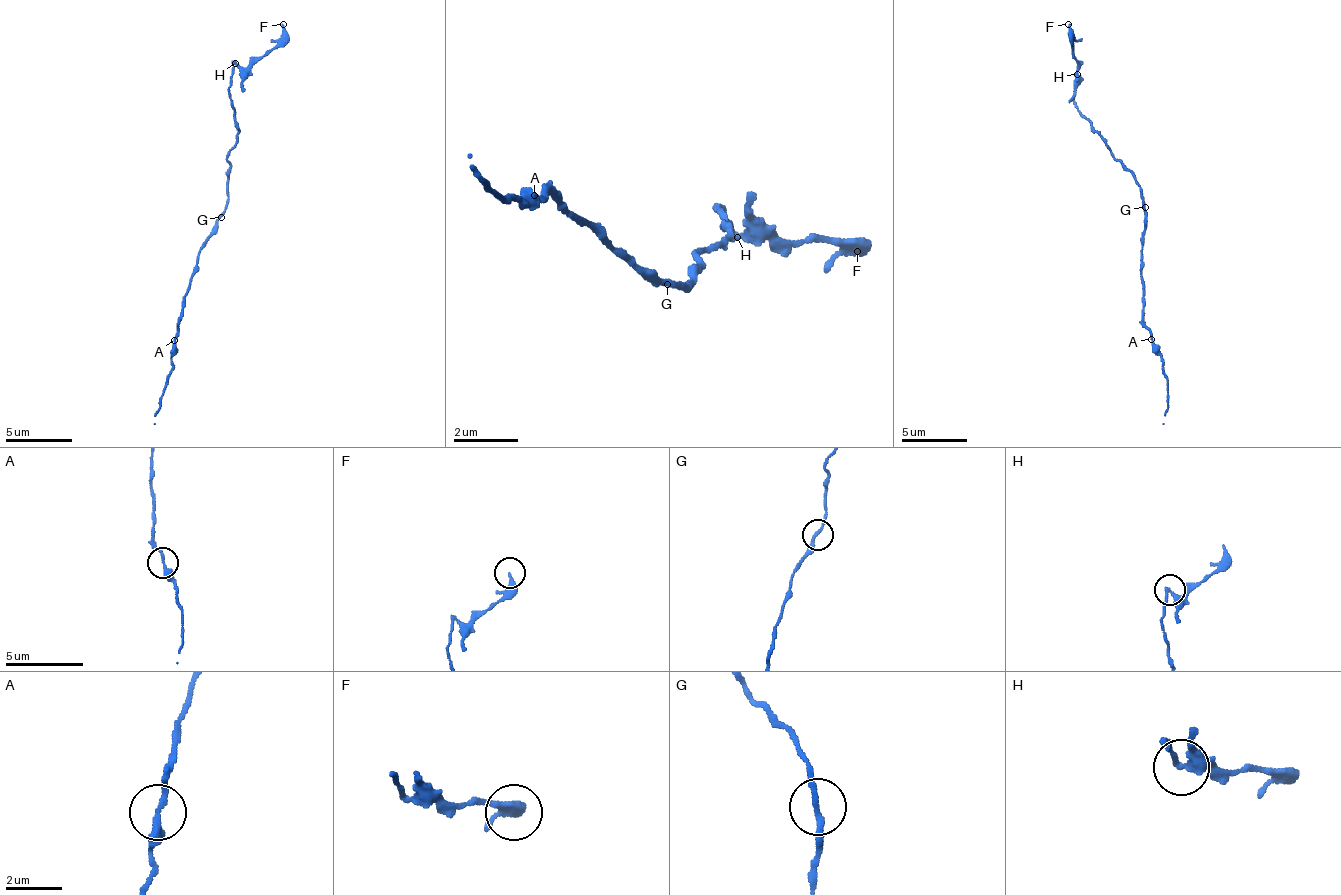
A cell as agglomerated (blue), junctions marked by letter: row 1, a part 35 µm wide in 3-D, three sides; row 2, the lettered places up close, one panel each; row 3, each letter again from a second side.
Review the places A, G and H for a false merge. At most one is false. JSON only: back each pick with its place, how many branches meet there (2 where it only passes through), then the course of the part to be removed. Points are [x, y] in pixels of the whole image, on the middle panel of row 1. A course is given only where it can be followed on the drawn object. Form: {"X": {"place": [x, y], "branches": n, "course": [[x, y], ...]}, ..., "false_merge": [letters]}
{"H": {"place": [737, 237], "branches": 2, "course": [[739, 240], [778, 236], [857, 251]]}, "false_merge": ["H"]}

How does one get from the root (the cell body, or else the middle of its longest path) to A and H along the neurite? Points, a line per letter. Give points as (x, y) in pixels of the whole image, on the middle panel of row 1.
A: (659, 284), (657, 274), (613, 249), (601, 223), (584, 226), (553, 193), (534, 195)
H: (659, 284), (677, 291), (686, 286), (687, 291), (701, 251), (728, 241), (718, 209), (739, 240)

